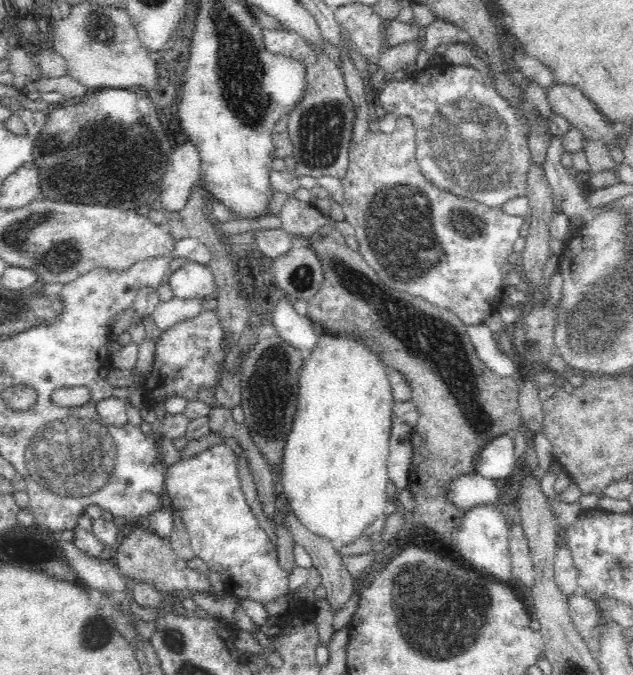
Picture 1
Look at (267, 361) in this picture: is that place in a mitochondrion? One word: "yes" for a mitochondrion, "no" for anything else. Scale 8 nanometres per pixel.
yes

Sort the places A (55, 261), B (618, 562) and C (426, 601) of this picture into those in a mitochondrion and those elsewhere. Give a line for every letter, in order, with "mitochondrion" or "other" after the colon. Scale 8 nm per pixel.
A: mitochondrion
B: mitochondrion
C: mitochondrion

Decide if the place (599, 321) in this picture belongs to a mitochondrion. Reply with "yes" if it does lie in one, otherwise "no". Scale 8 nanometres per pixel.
yes

